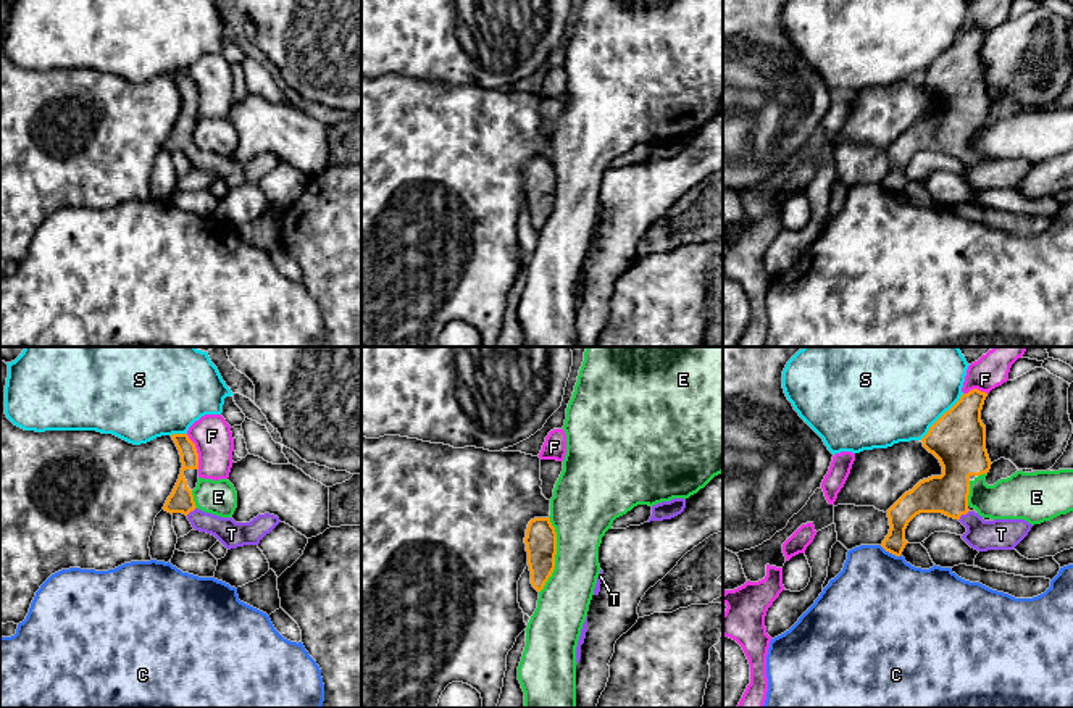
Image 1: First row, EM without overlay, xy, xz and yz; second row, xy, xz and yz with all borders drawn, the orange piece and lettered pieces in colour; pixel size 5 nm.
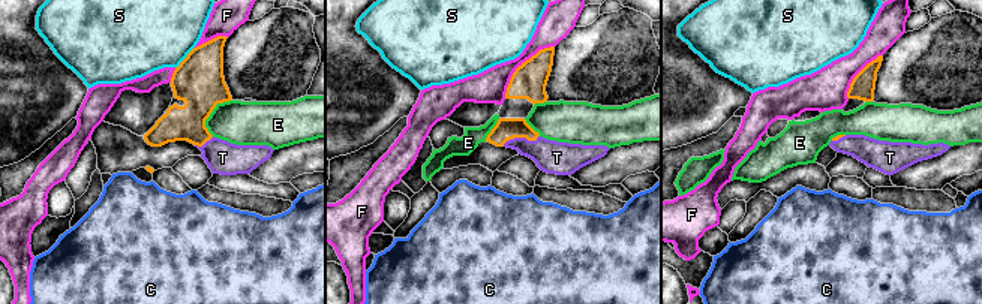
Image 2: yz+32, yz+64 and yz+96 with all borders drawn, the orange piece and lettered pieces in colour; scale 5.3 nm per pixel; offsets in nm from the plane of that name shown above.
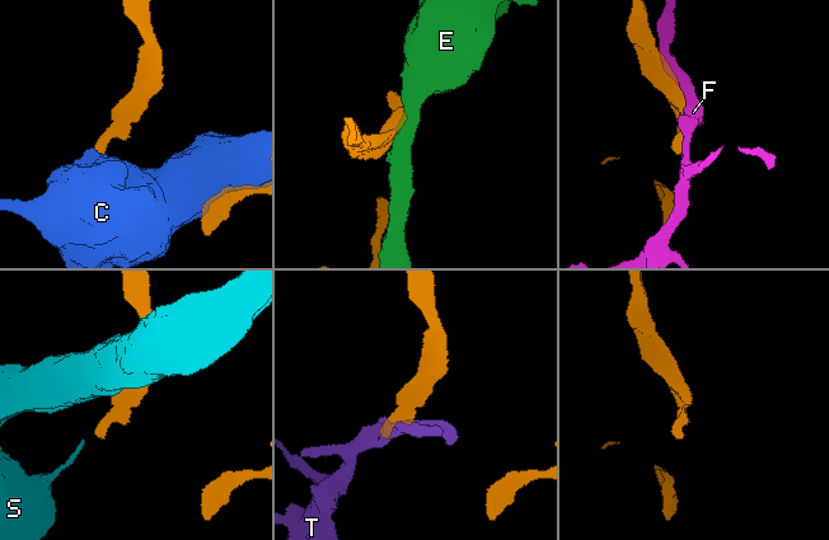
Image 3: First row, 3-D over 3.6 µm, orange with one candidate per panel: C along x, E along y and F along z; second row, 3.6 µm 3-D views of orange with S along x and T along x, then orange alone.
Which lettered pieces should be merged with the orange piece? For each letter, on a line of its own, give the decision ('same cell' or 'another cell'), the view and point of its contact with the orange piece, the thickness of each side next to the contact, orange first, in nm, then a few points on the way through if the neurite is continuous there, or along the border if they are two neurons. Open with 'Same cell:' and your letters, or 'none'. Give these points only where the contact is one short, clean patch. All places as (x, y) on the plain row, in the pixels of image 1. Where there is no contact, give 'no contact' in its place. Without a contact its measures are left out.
Same cell: T
C: another cell; contact yz (891, 191); calibres 120 and 480 nm
E: another cell; contact xz (555, 192); calibres 160 and 320 nm
F: another cell; contact xy (196, 91); calibres 120 and 190 nm
S: another cell; contact yz (941, 55); calibres 280 and 400 nm
T: same cell; contact yz (962, 152); calibres 200 and 160 nm; way yz (947, 133), (962, 152), (985, 173), (1001, 173)

